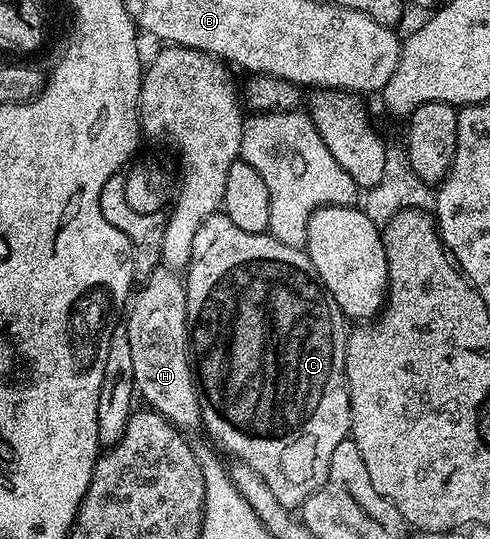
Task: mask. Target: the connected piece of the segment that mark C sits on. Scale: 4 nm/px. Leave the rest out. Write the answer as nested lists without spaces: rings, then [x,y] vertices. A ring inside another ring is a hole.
[[[223,214],[208,216],[202,222],[202,226],[198,226],[198,234],[194,234],[192,256],[188,259],[188,267],[186,269],[186,306],[188,307],[188,358],[192,362],[192,375],[196,385],[198,406],[200,407],[200,422],[203,431],[208,431],[209,438],[212,439],[226,455],[233,456],[231,458],[233,461],[246,465],[259,480],[264,482],[270,490],[270,494],[281,506],[289,510],[299,509],[301,505],[303,505],[304,500],[310,498],[310,494],[314,494],[320,489],[322,482],[326,482],[326,474],[330,470],[330,458],[334,458],[334,449],[337,448],[338,442],[349,439],[352,430],[350,394],[348,393],[348,383],[346,382],[346,374],[344,373],[344,359],[346,358],[346,346],[344,344],[348,341],[349,333],[349,329],[347,327],[344,328],[344,324],[346,325],[344,311],[340,309],[336,299],[324,289],[324,284],[320,280],[318,270],[314,270],[314,266],[310,262],[308,253],[304,248],[286,246],[282,242],[275,240],[271,234],[246,234],[246,230],[238,230],[238,226],[234,226],[234,222],[230,222],[230,218]]]

